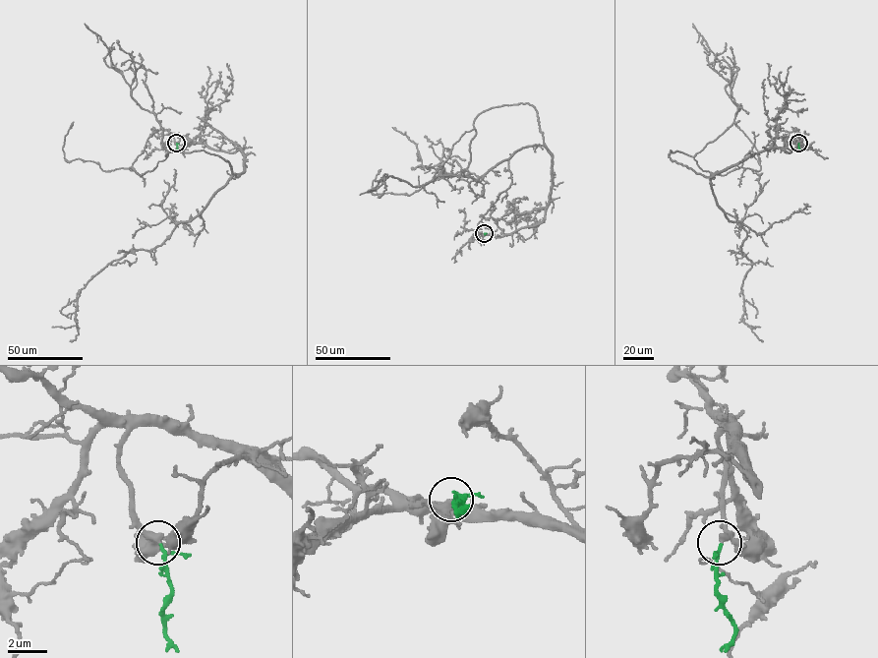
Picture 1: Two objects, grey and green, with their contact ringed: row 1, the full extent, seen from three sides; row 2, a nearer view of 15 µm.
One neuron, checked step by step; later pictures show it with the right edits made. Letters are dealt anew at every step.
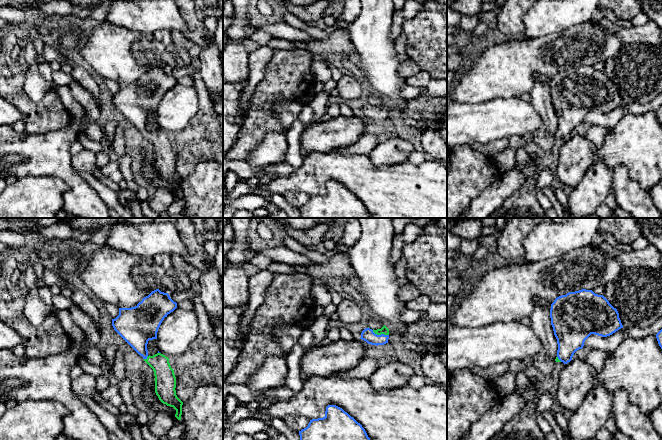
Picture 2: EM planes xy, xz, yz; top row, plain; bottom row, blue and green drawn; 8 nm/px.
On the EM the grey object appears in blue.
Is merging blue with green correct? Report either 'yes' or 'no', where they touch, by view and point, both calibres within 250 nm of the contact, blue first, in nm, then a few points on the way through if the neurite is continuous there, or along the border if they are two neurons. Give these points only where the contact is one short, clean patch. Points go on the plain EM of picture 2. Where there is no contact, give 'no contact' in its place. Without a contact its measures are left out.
yes; meets blue in xz at (381, 110); 100 nm thick on the blue side, 70 nm on the other; runs through xz (368, 111), (381, 110), (384, 106)

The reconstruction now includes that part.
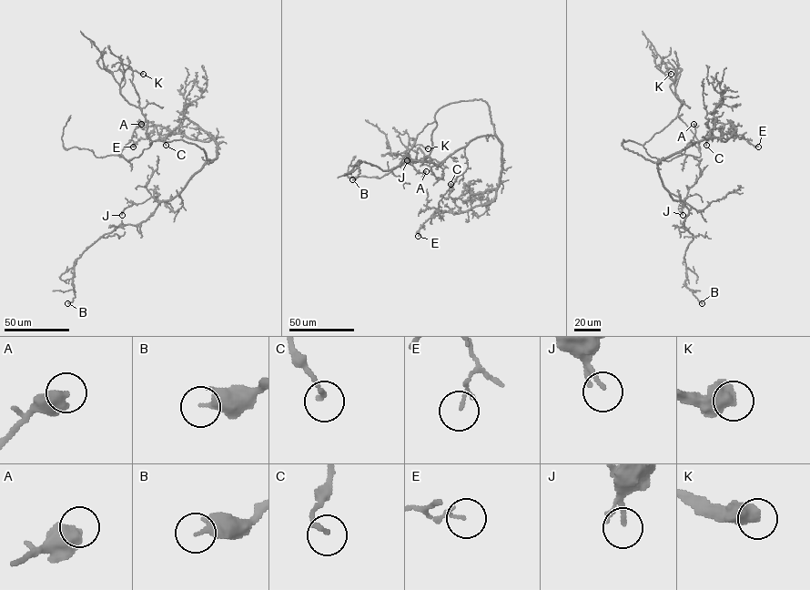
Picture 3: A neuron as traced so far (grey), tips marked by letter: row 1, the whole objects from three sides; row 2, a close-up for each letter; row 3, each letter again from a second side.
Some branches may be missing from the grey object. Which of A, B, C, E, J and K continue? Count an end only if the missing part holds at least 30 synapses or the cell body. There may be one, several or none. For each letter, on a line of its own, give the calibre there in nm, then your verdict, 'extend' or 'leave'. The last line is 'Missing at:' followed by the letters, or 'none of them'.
A: 550 nm thick; leave
B: 240 nm thick; leave
C: 160 nm thick; leave
E: 110 nm thick; leave
J: 140 nm thick; leave
K: 700 nm thick; leave
Missing at: none of them

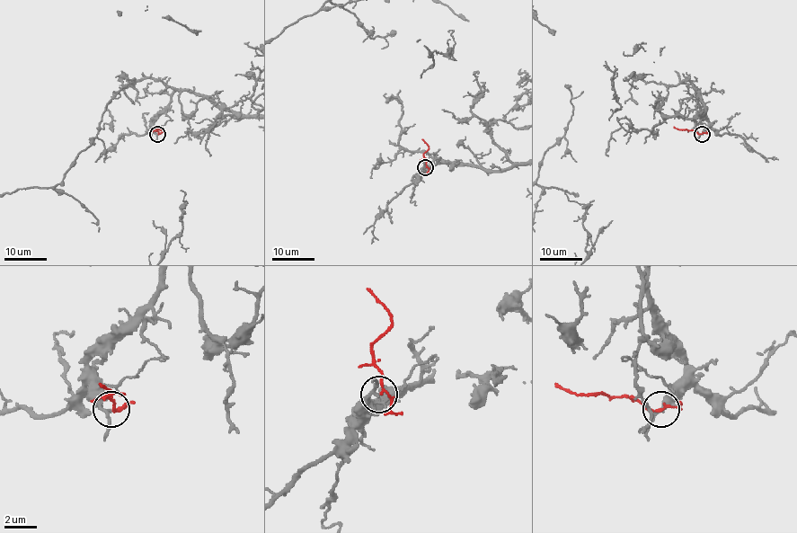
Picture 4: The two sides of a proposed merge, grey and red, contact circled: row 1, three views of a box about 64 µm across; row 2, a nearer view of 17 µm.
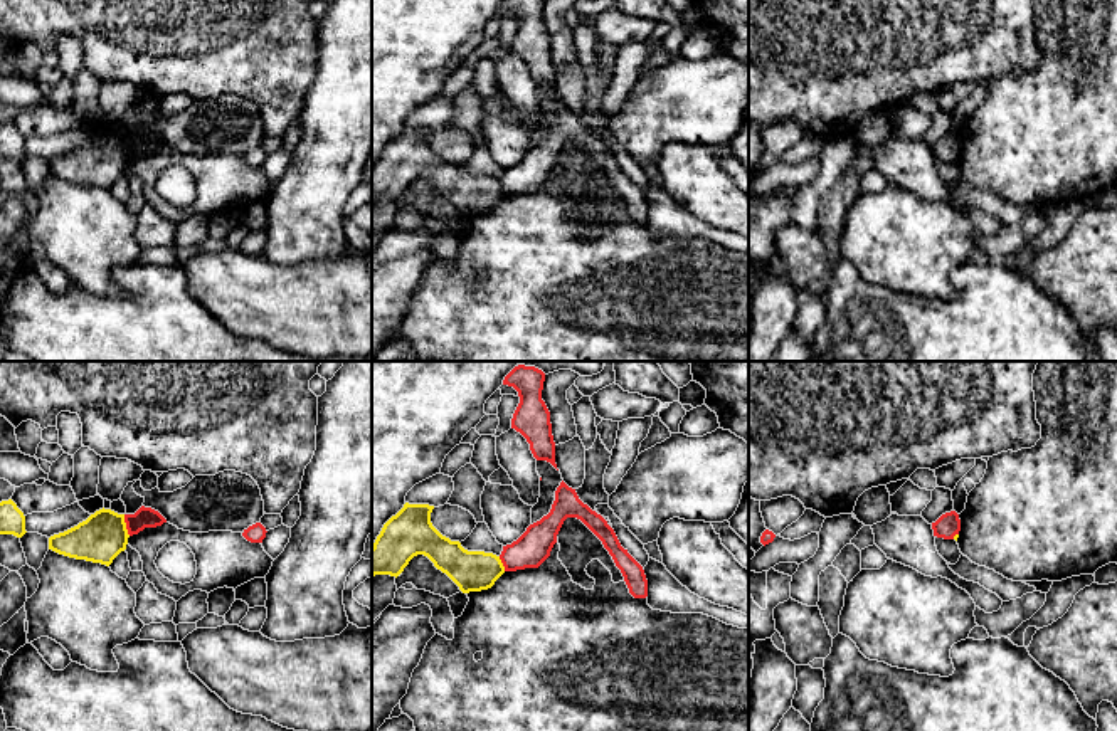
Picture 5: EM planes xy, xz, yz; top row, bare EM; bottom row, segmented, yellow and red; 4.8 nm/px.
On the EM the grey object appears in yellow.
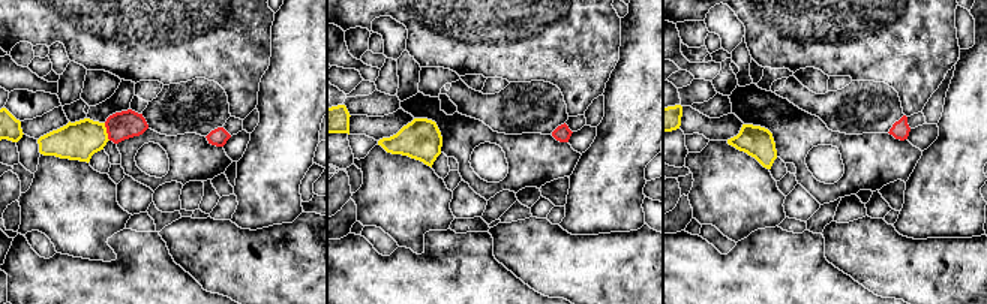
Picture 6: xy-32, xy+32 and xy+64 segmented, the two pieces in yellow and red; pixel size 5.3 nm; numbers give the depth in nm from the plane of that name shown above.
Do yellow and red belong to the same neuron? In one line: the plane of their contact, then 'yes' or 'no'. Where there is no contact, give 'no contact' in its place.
meets yellow in xy; no

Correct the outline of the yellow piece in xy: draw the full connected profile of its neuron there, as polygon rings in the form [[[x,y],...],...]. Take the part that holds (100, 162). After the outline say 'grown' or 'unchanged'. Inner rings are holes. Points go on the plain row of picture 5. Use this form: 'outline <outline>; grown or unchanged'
outline [[[99,133],[77,150],[49,161],[49,173],[109,190],[126,173],[128,153],[124,138]]]; unchanged

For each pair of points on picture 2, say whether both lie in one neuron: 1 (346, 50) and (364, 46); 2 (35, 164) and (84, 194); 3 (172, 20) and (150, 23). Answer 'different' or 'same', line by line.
1: different
2: same
3: same

